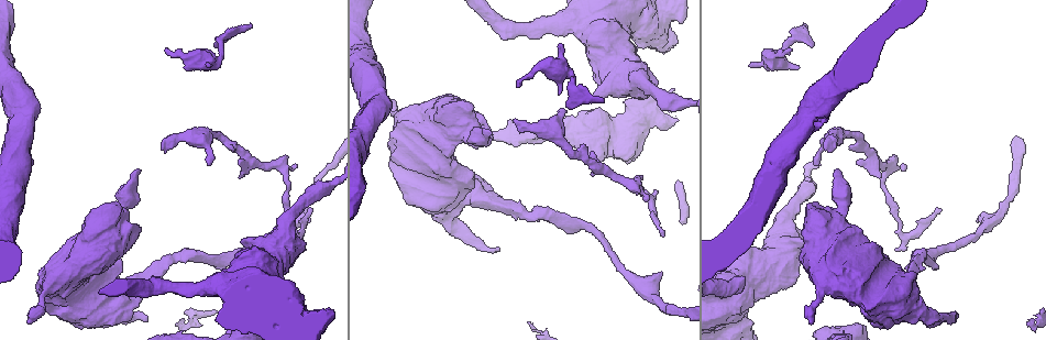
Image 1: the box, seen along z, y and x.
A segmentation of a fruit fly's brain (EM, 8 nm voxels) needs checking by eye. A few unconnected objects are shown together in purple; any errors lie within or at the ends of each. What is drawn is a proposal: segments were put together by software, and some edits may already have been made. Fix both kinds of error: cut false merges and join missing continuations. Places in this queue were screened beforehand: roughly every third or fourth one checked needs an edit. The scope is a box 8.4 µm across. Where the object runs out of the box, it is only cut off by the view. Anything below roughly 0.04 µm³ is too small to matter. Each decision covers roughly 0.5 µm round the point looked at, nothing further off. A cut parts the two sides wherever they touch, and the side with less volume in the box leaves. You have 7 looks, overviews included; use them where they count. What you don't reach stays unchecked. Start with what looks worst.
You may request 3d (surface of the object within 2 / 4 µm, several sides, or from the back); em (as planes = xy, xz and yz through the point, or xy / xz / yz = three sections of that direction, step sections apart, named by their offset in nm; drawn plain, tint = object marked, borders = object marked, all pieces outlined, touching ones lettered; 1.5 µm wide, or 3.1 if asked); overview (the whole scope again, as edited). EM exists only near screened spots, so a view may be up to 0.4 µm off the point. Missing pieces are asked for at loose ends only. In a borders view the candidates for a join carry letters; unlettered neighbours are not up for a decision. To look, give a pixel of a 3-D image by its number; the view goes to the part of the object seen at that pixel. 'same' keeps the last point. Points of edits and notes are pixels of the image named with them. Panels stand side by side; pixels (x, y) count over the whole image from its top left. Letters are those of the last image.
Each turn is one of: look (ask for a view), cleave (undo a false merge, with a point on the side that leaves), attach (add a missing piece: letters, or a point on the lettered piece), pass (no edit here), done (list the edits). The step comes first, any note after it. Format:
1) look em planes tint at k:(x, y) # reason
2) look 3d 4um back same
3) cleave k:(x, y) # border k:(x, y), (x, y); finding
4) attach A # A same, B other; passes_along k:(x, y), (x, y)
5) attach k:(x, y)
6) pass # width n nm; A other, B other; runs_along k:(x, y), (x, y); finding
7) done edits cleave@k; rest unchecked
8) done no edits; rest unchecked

look 3d 4um at 1:(827, 149) # branch stops here

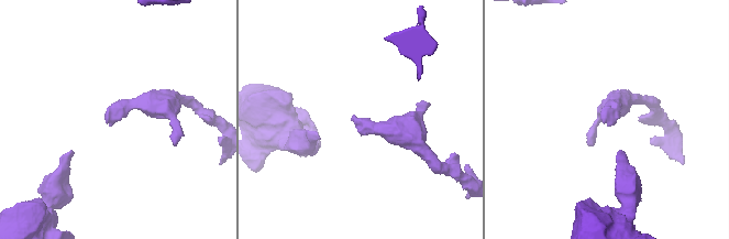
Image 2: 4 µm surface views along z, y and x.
look em planes borders at 2:(105, 119) # shape alone is not enough

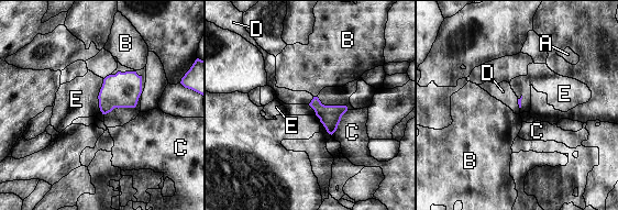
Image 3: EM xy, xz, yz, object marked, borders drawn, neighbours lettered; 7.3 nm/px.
attach D # A other, B other, C other, D same, E other; passes_along 3:(330, 115), (311, 100), (288, 97); it goes on there

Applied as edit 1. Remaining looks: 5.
look overview # see it whole again

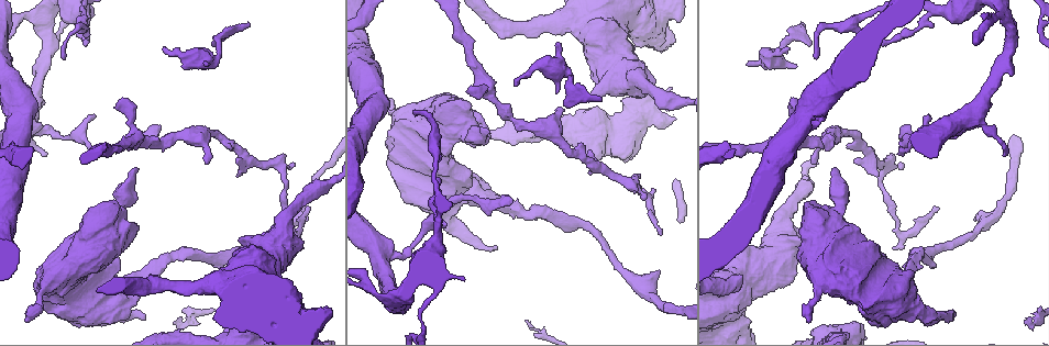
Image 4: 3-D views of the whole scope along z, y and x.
look em planes borders at 4:(804, 24) # branch stops here

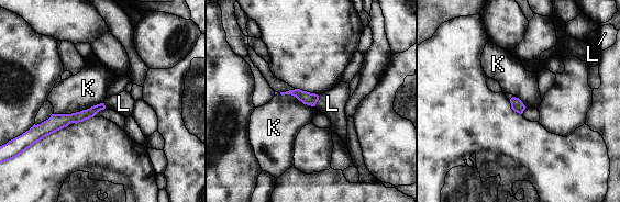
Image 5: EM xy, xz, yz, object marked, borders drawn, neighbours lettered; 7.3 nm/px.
attach L # K other, L same; passes_along 5:(310, 99), (317, 101), (332, 103); it goes on there

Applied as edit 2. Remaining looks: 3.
look overview # see it whole again

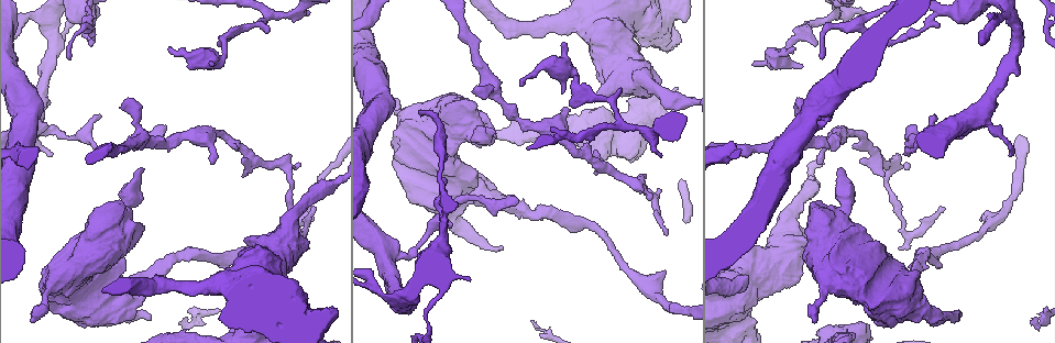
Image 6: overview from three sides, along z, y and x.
look 3d 4um at 6:(312, 219) # an open end

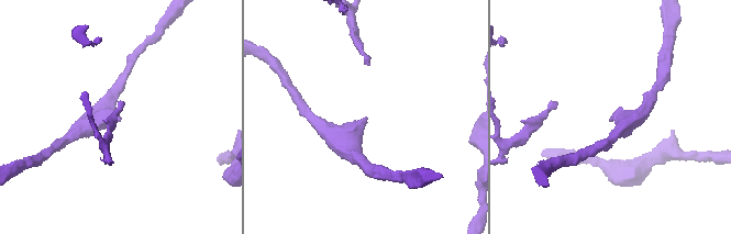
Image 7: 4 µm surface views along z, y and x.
look em planes borders at 7:(611, 121)

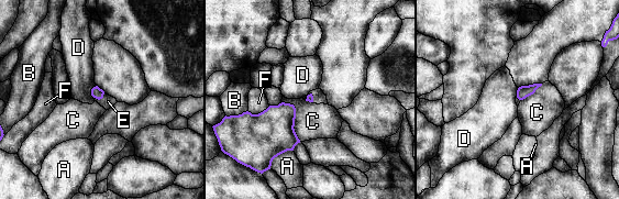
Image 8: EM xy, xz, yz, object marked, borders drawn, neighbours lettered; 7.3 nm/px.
attach E # A other, B other, C other, D other, E same, F other; passes_along 8:(96, 91), (99, 99), (108, 101); it goes on there

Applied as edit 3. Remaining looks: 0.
done edits attach@3, attach@5, attach@8; rest unchecked

